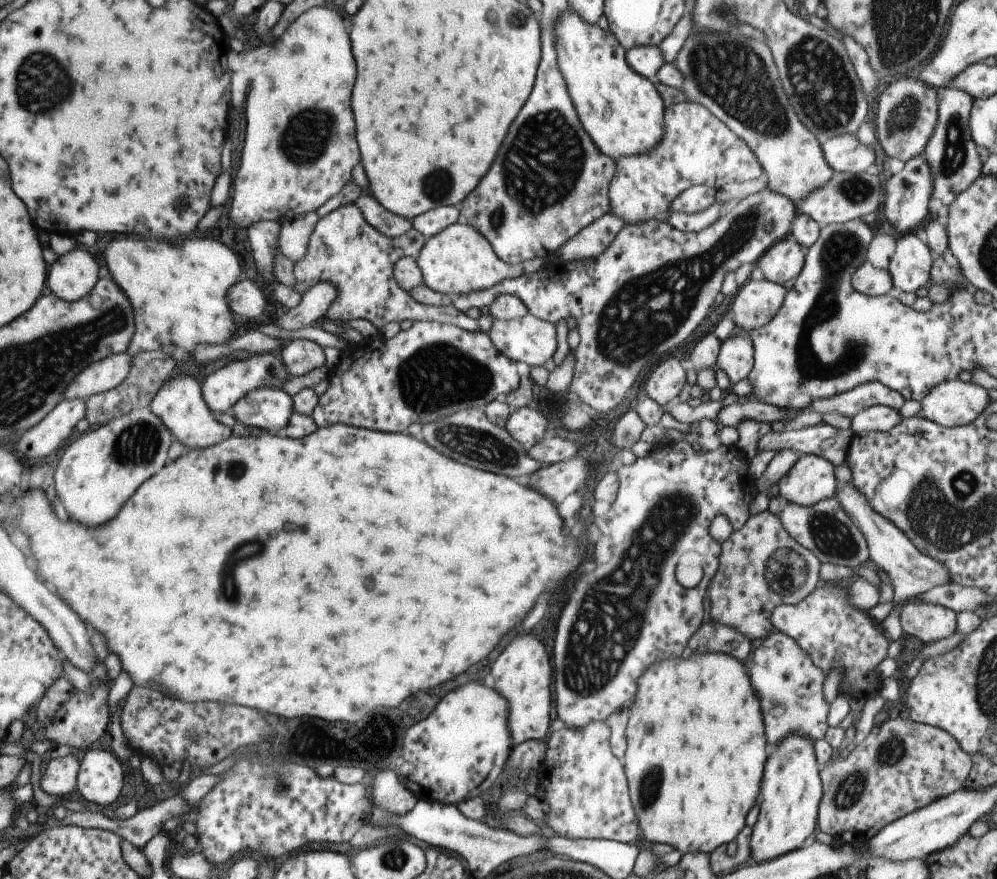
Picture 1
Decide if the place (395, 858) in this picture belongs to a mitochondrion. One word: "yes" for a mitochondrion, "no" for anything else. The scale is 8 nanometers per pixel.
yes

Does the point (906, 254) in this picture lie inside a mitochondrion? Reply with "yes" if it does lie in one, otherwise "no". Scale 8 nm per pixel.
no

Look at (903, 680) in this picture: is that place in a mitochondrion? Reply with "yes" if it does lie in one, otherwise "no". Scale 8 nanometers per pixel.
no

